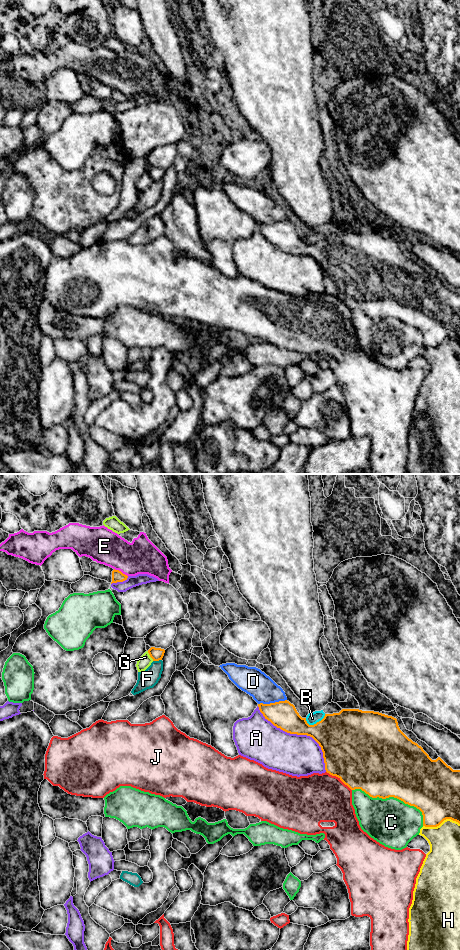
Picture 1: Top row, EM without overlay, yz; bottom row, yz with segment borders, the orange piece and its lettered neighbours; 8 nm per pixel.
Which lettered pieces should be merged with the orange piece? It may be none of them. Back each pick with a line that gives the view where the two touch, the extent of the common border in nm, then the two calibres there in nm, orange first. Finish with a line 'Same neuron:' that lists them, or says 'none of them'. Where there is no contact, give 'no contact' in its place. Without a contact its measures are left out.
Same neuron: none of them

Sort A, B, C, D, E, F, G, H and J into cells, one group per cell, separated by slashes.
A / B G / C / D / E / F / H / J

